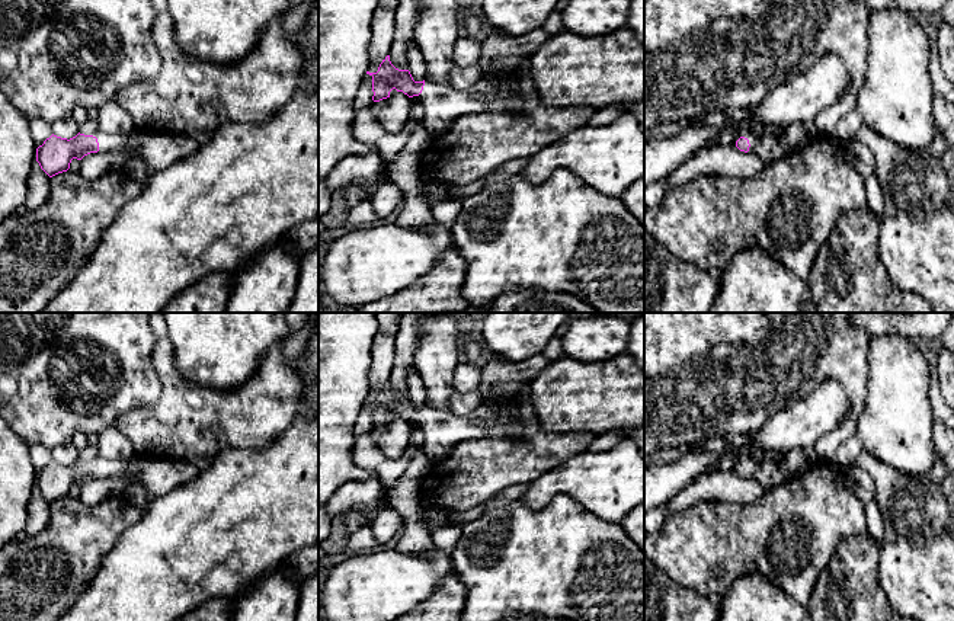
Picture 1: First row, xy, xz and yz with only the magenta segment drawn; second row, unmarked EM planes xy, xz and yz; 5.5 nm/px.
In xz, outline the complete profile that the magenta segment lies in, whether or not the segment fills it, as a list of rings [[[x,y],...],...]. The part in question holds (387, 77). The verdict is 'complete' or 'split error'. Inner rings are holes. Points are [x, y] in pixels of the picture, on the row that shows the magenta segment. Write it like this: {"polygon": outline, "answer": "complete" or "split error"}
{"polygon": [[[390,55],[382,60],[377,73],[366,71],[366,74],[372,77],[374,102],[390,97],[390,92],[393,89],[403,92],[409,97],[417,96],[420,99],[420,108],[423,109],[422,125],[432,137],[445,132],[454,121],[464,115],[490,111],[513,112],[519,111],[524,106],[519,86],[512,76],[481,77],[470,89],[457,90],[452,86],[436,86],[425,80],[414,81],[409,70],[398,70],[391,64]]], "answer": "split error"}

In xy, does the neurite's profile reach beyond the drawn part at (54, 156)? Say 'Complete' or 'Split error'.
Split error

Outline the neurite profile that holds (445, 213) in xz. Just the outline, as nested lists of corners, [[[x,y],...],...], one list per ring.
[[[446,199],[430,204],[433,220],[446,228],[454,225],[461,209],[462,202],[458,199]]]

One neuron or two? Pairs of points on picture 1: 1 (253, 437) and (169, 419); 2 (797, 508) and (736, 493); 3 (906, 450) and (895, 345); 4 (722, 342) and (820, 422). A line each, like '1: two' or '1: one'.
1: one
2: two
3: one
4: two

